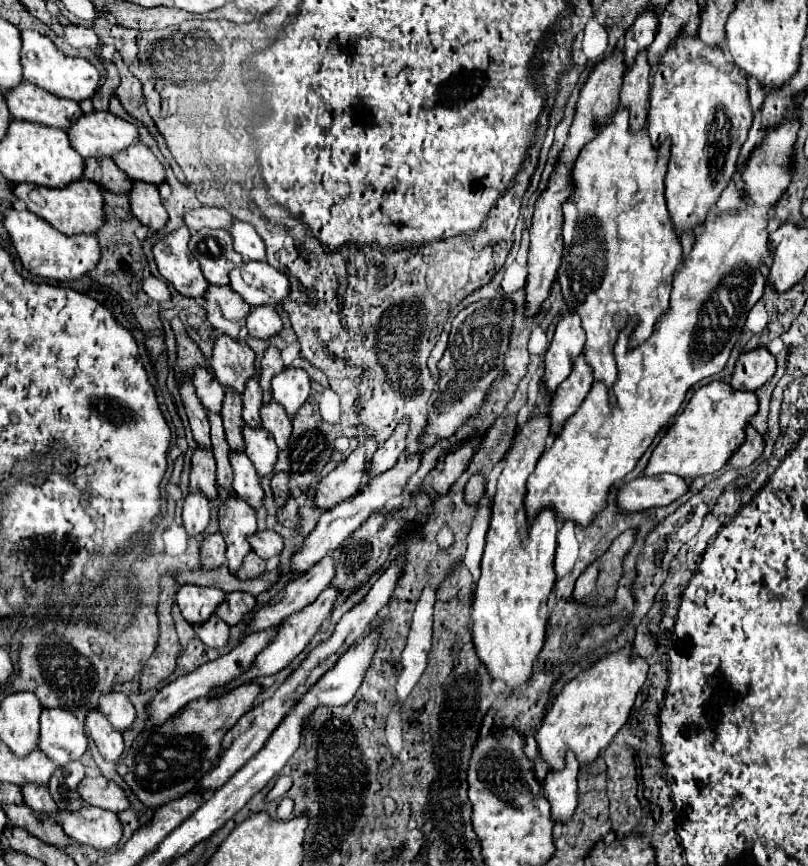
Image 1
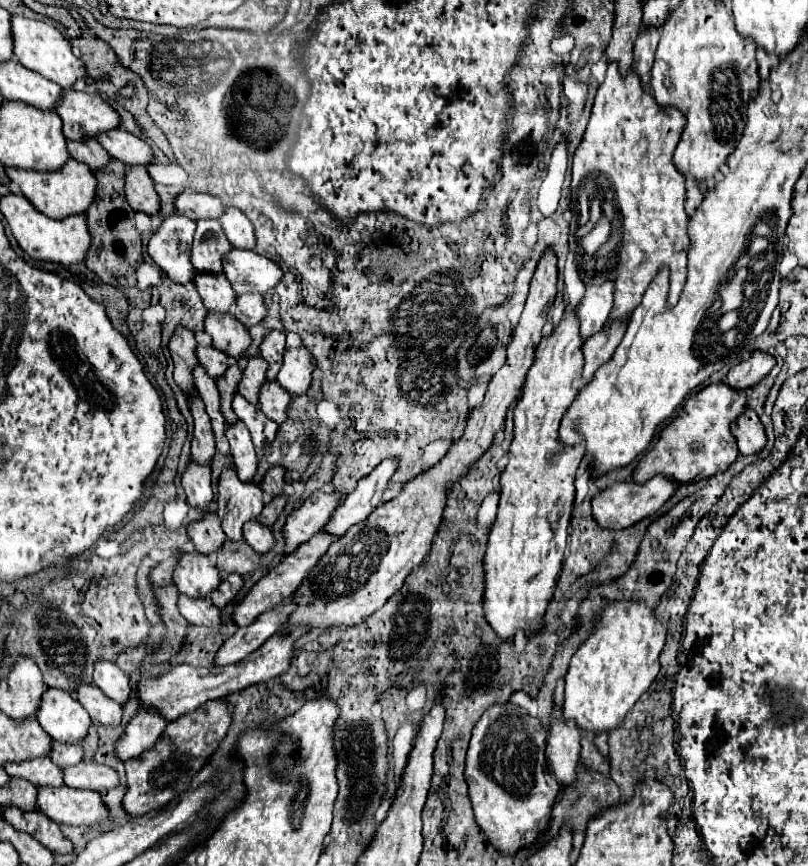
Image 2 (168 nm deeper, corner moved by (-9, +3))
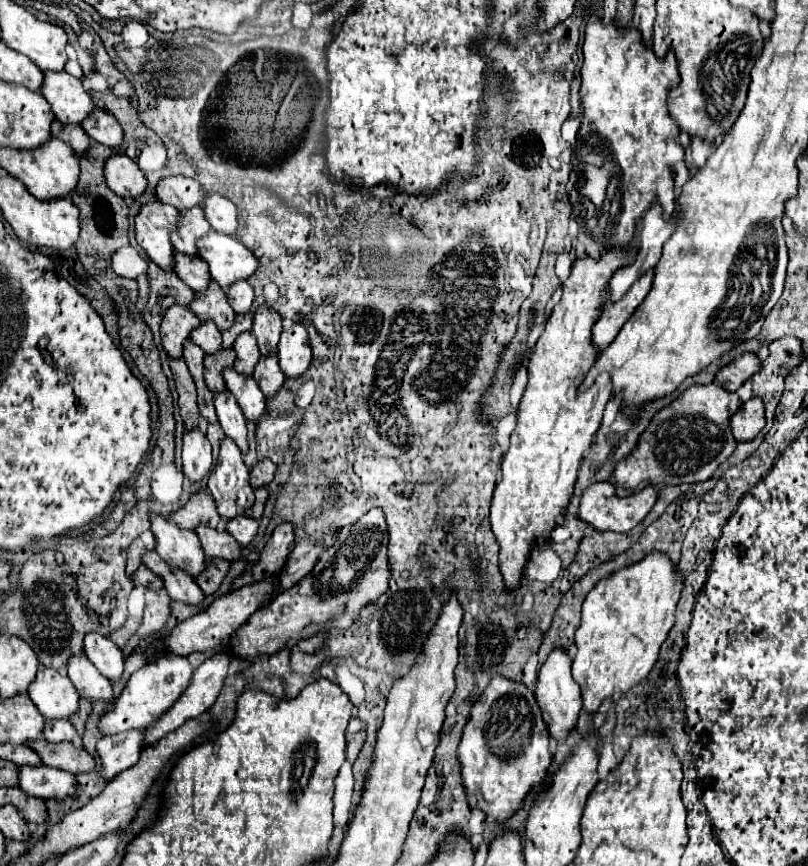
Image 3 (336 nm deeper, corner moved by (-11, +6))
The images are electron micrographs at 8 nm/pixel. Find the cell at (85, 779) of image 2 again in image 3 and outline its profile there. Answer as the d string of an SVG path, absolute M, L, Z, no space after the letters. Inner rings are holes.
M34 740L30 746L40 754L46 766L52 766L56 770L66 770L70 774L90 772L96 768L94 756L90 756L84 748L76 748L74 744L50 744L44 740Z

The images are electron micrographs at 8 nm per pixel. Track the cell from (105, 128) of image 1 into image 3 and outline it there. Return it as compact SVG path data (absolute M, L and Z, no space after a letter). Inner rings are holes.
M44 72L44 84L40 94L50 102L56 120L64 126L84 122L88 114L96 108L90 92L82 86L82 80L70 76L68 72Z

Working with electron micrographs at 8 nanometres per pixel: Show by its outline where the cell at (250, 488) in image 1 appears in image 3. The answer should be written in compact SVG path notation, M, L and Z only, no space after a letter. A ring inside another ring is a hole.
M228 392L216 394L214 396L214 406L216 406L216 414L218 414L218 420L220 420L220 426L222 426L224 434L236 442L236 446L240 448L242 454L248 454L246 418L244 418L240 406L236 404L234 396L228 394Z

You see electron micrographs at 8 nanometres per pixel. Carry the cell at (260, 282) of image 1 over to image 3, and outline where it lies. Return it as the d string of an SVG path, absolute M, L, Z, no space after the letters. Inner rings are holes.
M210 232L198 240L198 248L200 258L204 258L210 266L214 282L222 288L228 288L238 280L248 280L258 270L258 258L232 236Z

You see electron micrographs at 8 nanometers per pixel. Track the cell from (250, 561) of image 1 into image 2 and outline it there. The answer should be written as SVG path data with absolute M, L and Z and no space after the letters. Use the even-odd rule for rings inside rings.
M226 539L224 545L216 551L218 559L216 559L216 569L224 571L224 573L240 573L246 575L250 571L254 571L260 563L260 555L254 553L254 549L250 549L250 545L246 545L244 541L230 541Z

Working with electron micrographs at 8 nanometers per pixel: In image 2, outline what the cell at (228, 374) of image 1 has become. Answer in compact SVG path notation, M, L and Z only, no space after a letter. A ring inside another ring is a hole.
M208 311L204 319L204 331L212 337L212 345L220 351L224 351L230 357L238 359L238 365L246 365L246 359L240 357L246 347L250 345L248 329L232 315L232 313L218 313Z

